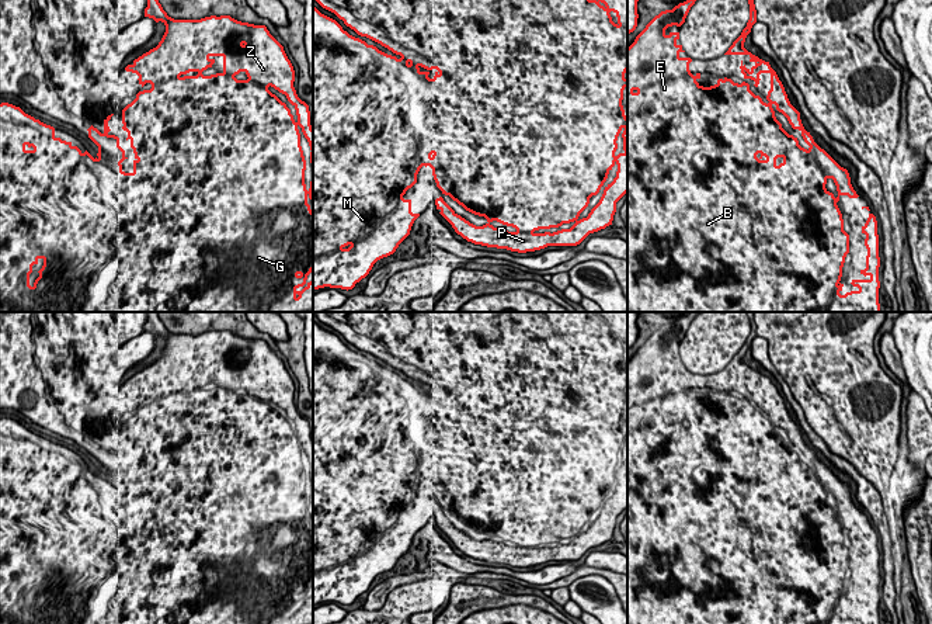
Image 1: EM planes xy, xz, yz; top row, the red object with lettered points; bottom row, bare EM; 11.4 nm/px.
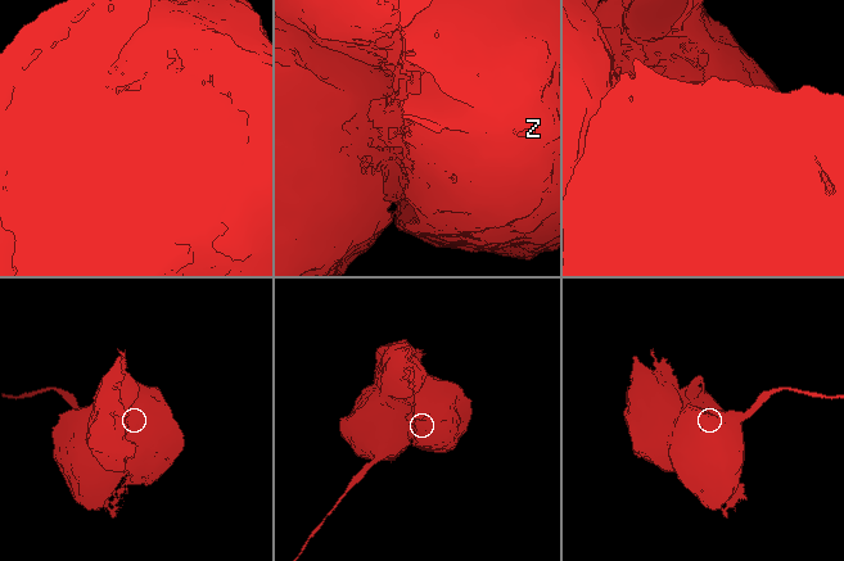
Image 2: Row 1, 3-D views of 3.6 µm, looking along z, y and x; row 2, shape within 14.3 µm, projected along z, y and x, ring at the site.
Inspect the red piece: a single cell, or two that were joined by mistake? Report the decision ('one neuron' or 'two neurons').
one neuron

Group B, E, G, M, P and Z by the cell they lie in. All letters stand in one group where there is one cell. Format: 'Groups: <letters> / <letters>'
Groups: B E G M P Z

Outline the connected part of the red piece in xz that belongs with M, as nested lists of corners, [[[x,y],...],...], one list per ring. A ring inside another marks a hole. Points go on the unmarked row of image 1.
[[[313,312],[323,323],[334,327],[347,342],[354,344],[358,350],[366,351],[382,361],[392,365],[394,370],[387,370],[373,360],[350,350],[333,333],[321,329],[313,320],[313,606],[324,602],[352,604],[357,597],[365,593],[372,585],[373,579],[396,566],[399,559],[410,550],[414,535],[420,528],[411,527],[411,514],[404,514],[403,510],[408,503],[417,498],[417,489],[422,481],[432,483],[432,490],[437,502],[442,509],[449,510],[453,516],[462,520],[466,526],[484,531],[487,538],[476,541],[458,530],[442,512],[435,514],[437,524],[452,540],[455,547],[467,557],[487,562],[507,564],[511,566],[526,568],[545,564],[547,561],[577,561],[590,548],[605,544],[612,540],[616,527],[616,517],[627,507],[627,419],[623,422],[623,405],[627,403],[627,312]],[[613,481],[618,481],[616,492],[604,505],[599,517],[591,524],[587,533],[580,534],[580,528],[588,521],[590,513],[597,510],[608,493]]]

